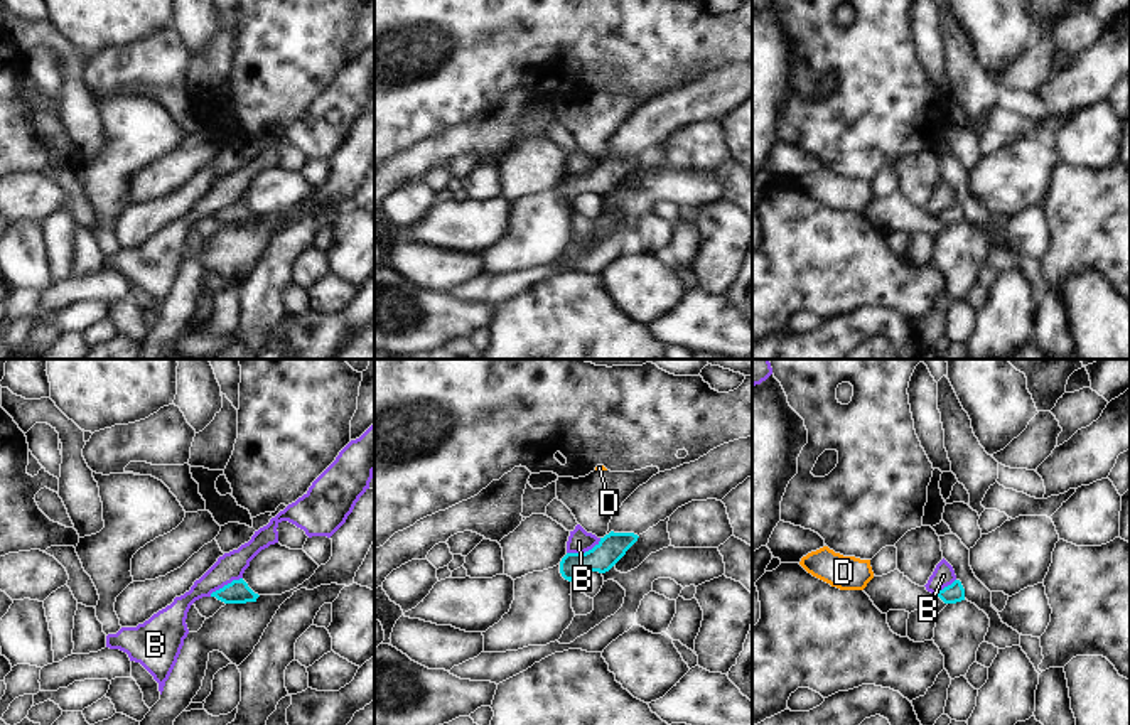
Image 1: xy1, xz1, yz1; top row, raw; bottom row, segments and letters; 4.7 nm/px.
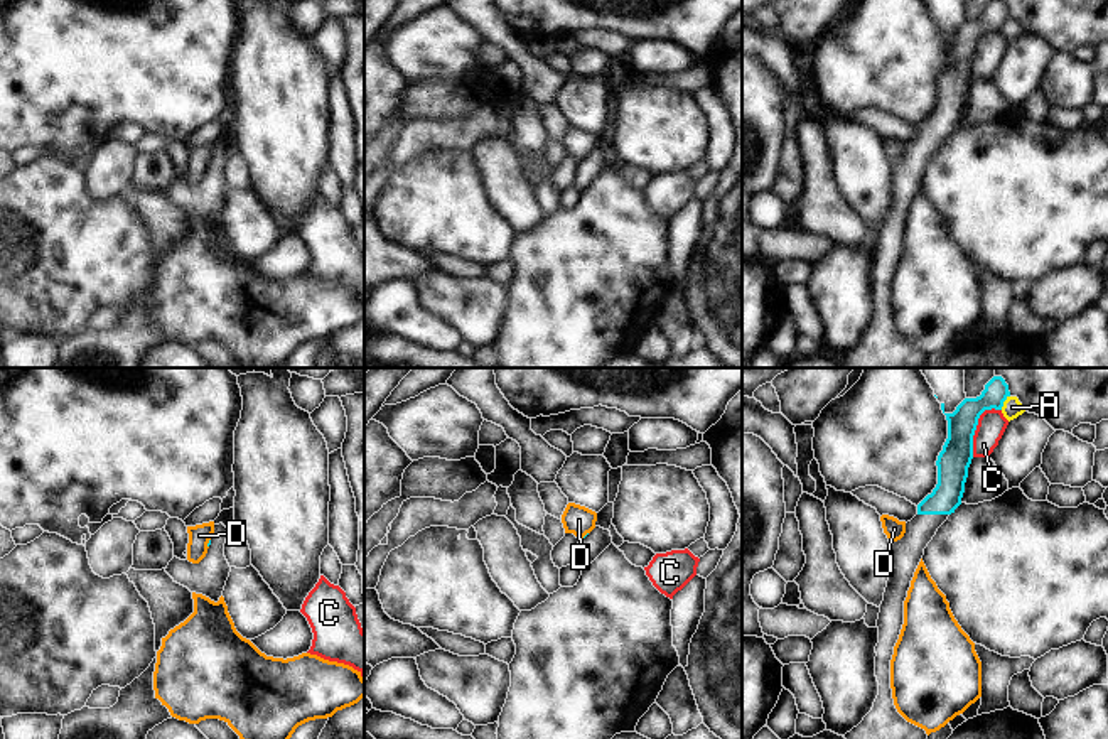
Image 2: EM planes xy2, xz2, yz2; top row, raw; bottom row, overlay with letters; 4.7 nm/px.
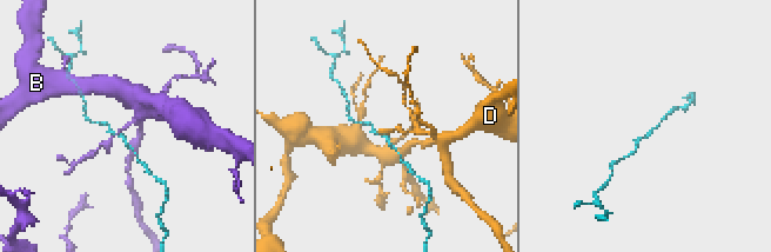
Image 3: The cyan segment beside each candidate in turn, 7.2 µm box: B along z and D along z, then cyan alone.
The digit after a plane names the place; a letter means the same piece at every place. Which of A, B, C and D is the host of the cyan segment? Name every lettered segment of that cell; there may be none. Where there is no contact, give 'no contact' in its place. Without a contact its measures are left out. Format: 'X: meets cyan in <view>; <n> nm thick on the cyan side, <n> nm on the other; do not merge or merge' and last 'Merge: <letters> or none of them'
A: meets cyan in yz2; 140 nm thick on the cyan side, 90 nm on the other; do not merge
B: meets cyan in xz1; 140 nm thick on the cyan side, 110 nm on the other; do not merge
C: meets cyan in yz2; 160 nm thick on the cyan side, 140 nm on the other; do not merge
D: meets cyan in xy2; 20 nm thick on the cyan side, 110 nm on the other; do not merge
Merge: none of them

